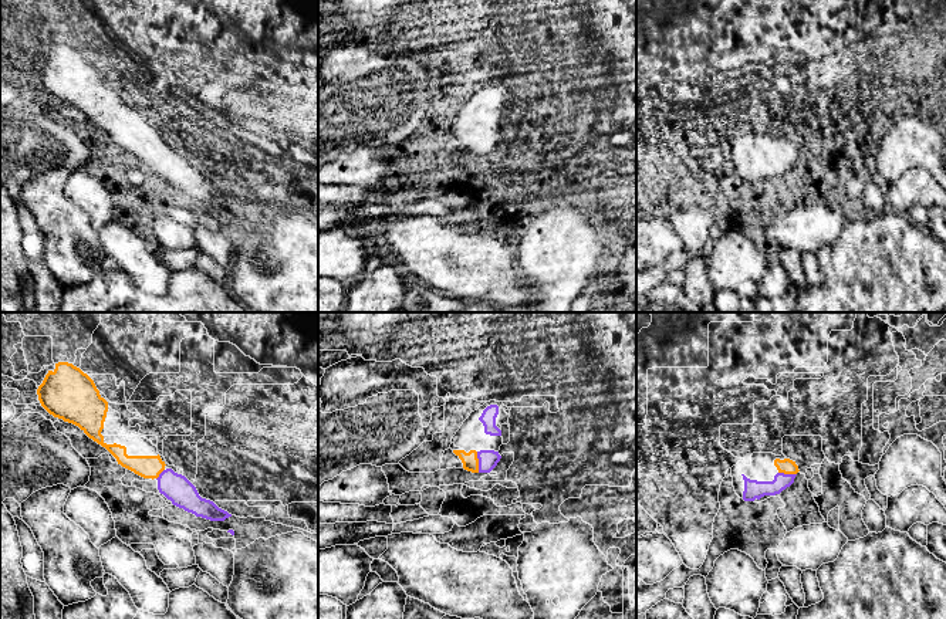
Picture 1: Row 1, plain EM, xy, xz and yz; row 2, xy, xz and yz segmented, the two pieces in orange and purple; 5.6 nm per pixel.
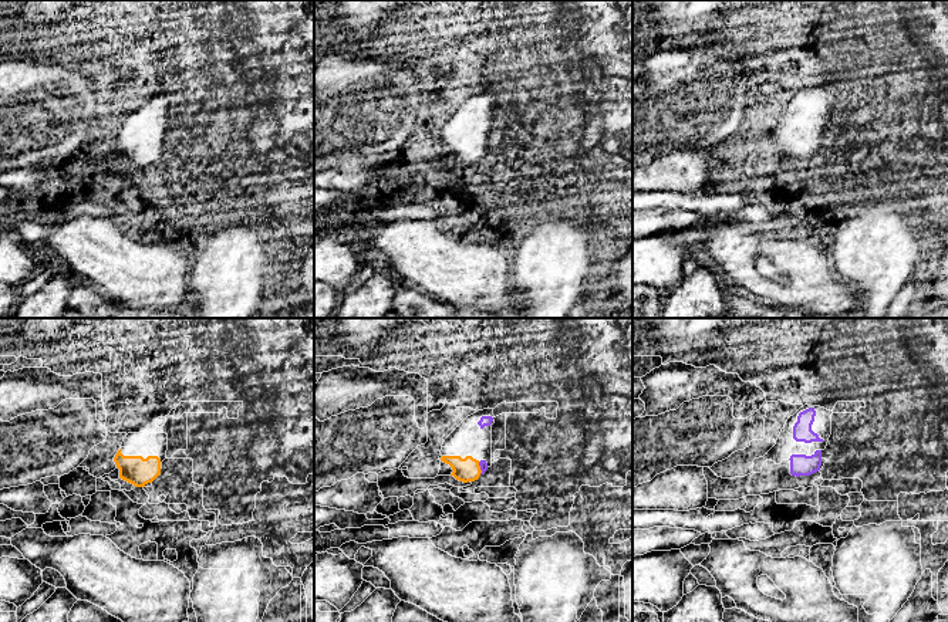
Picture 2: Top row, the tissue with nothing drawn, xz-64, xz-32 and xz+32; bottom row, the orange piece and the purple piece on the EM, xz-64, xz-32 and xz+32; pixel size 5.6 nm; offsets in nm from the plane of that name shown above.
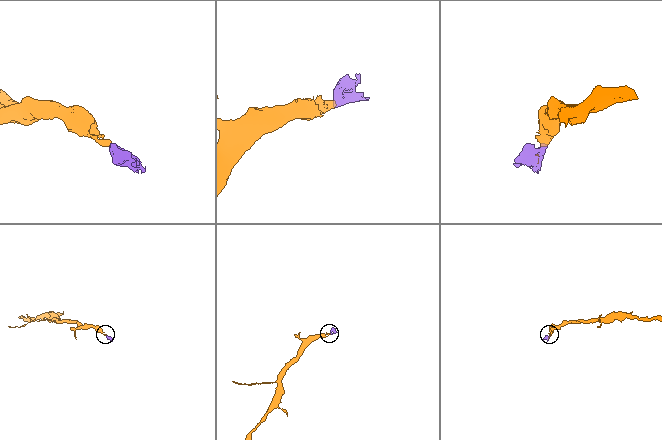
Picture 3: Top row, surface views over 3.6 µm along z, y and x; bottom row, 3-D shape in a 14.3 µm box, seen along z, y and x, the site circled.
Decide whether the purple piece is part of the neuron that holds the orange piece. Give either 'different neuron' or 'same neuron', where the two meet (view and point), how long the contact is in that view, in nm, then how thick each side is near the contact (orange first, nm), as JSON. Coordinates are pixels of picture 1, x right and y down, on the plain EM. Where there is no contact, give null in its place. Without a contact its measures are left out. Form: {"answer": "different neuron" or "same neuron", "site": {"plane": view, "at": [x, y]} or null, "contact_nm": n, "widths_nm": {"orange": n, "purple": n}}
{"answer": "same neuron", "site": {"plane": "xz", "at": [477, 144]}, "contact_nm": 120, "widths_nm": {"orange": 90, "purple": 110}}

